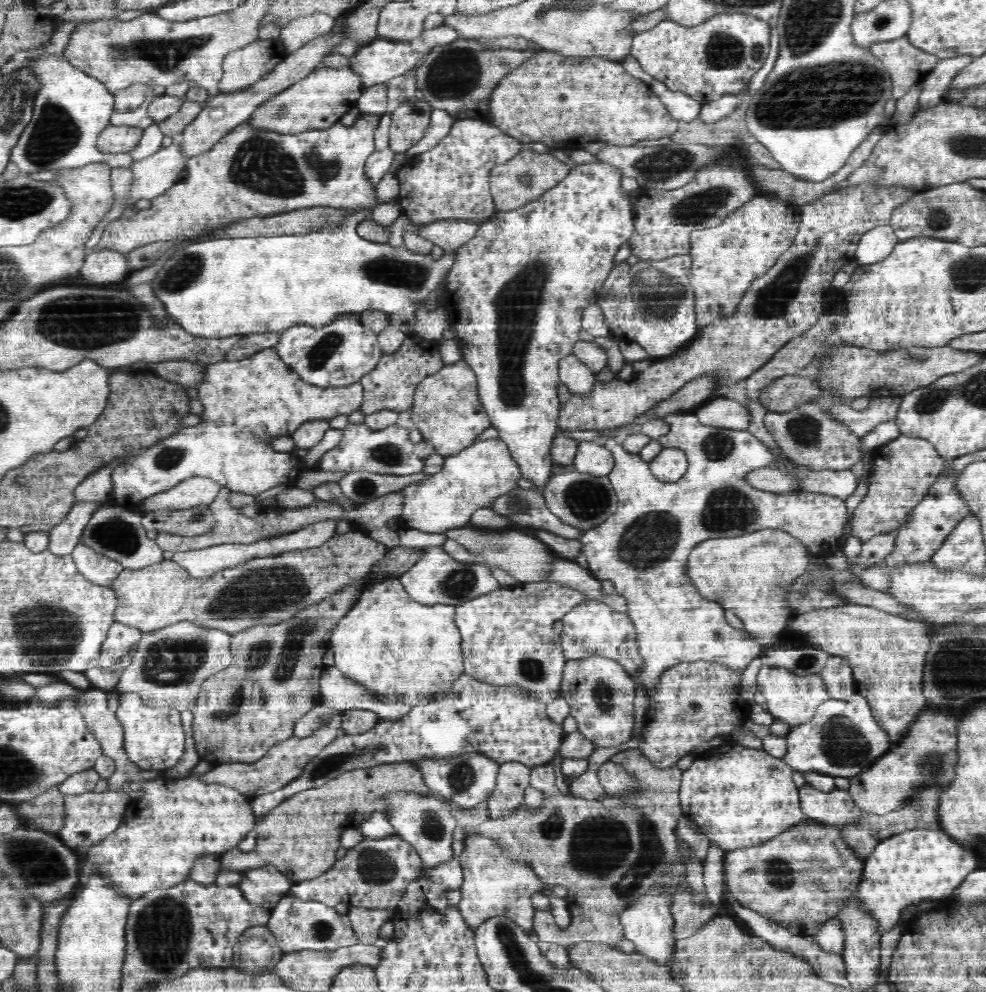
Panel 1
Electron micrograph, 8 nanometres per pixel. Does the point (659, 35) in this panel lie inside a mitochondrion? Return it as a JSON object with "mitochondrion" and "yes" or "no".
{"mitochondrion":"no"}

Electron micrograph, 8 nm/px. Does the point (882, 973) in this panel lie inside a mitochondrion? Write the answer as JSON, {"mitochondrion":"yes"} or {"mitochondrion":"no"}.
{"mitochondrion":"no"}

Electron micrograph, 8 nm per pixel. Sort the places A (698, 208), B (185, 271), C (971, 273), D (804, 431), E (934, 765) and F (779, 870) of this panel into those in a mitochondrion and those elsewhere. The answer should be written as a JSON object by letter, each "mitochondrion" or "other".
{"A":"mitochondrion","B":"mitochondrion","C":"mitochondrion","D":"mitochondrion","E":"mitochondrion","F":"mitochondrion"}

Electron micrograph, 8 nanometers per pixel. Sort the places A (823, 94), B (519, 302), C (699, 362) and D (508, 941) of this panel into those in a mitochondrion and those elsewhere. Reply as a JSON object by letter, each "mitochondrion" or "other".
{"A":"mitochondrion","B":"mitochondrion","C":"other","D":"mitochondrion"}

